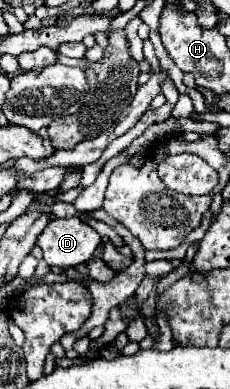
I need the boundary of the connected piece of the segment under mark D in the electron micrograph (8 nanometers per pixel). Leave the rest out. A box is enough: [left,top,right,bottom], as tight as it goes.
[38,217,100,269]

